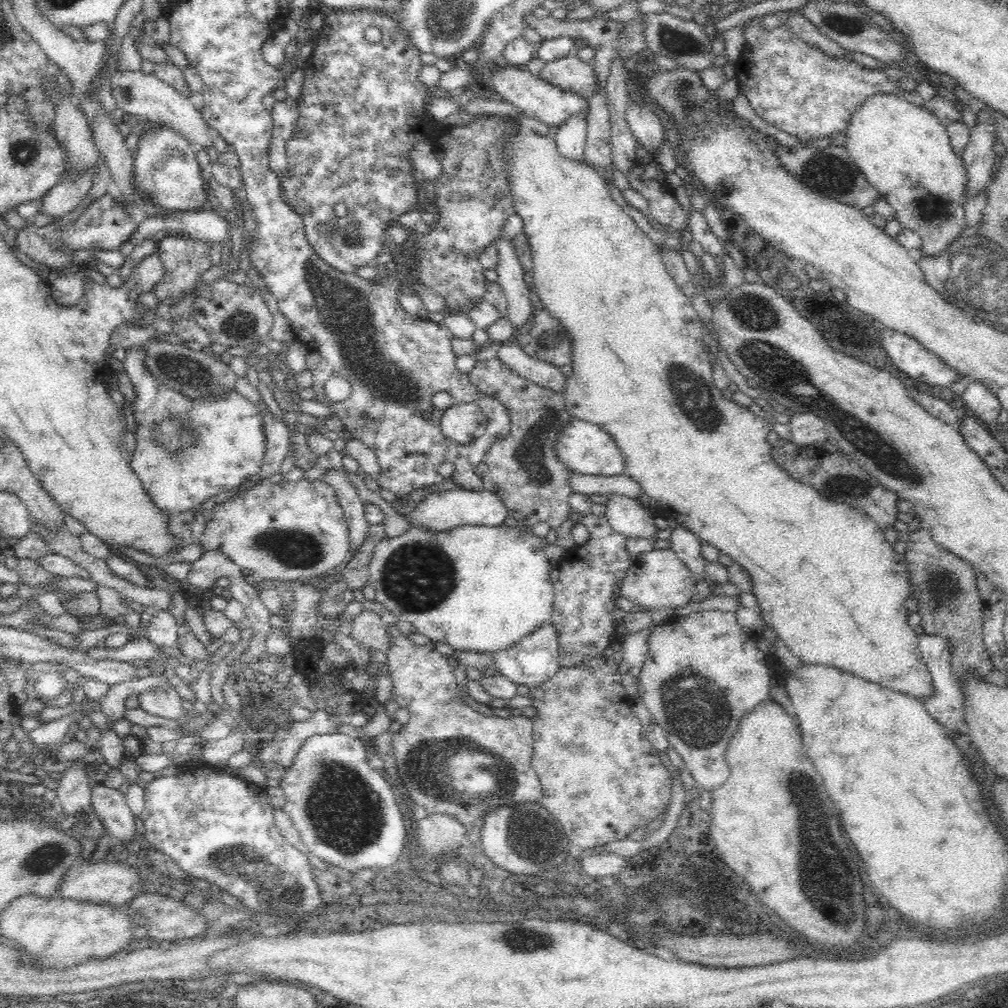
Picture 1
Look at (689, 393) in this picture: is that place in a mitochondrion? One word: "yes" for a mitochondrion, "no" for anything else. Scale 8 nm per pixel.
yes

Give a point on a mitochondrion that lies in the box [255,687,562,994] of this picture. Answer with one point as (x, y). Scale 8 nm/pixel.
(439, 765)

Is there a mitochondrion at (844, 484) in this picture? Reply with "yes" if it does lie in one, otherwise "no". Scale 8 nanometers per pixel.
yes

